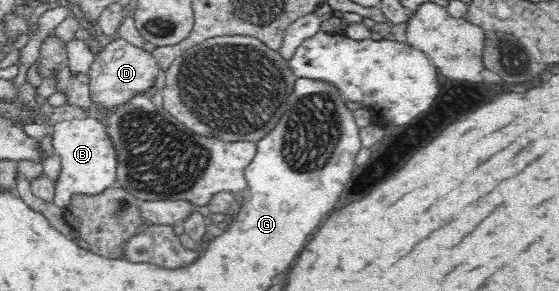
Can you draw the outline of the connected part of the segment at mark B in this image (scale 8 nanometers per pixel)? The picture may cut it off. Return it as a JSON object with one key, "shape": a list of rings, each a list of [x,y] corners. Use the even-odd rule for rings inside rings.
{"shape":[[[101,117],[62,120],[51,128],[52,145],[55,153],[60,156],[61,170],[55,183],[53,203],[57,207],[67,208],[74,193],[96,195],[114,187],[117,181],[117,169],[120,155],[110,140],[110,127]]]}

